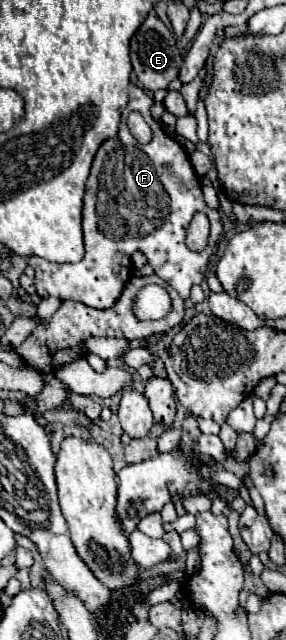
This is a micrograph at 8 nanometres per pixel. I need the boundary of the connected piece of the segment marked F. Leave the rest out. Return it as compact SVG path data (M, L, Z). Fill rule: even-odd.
M130 84L128 94L130 100L122 114L118 136L102 144L100 152L94 158L90 178L86 182L84 222L82 222L86 254L82 262L54 264L38 256L28 258L28 264L36 272L34 284L40 298L54 296L58 300L76 300L90 308L100 308L100 310L112 308L118 302L118 296L122 294L122 288L128 282L130 256L136 250L140 250L148 258L148 264L154 268L156 276L160 276L174 290L178 290L178 294L184 300L190 296L190 288L194 284L200 284L204 278L208 258L212 256L214 244L222 232L220 214L218 210L206 206L202 196L202 186L198 182L198 176L194 172L186 148L178 144L174 138L170 138L162 130L160 122L152 118L150 106L154 100L134 84ZM132 110L140 112L154 132L152 142L146 146L134 142L132 134L128 132L126 116ZM194 212L212 214L208 248L204 248L202 252L194 252L186 246L186 230Z

